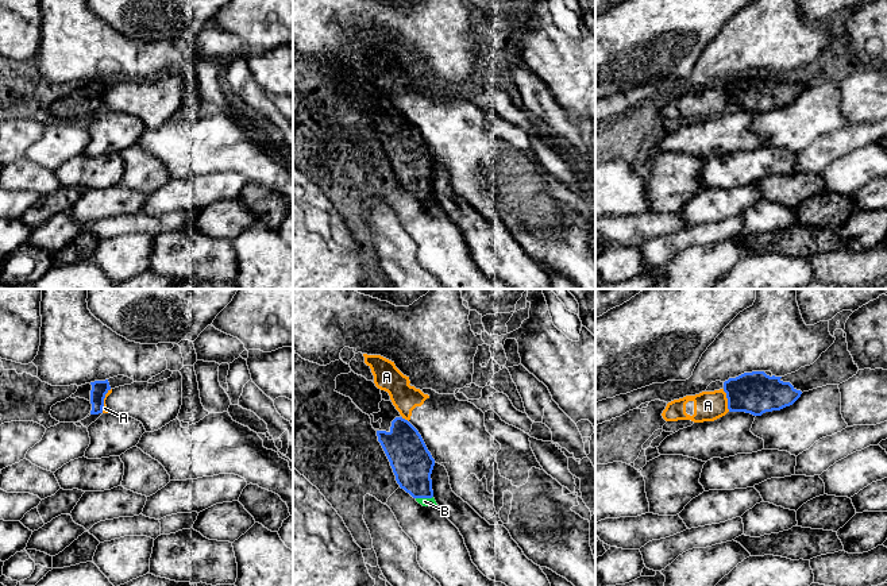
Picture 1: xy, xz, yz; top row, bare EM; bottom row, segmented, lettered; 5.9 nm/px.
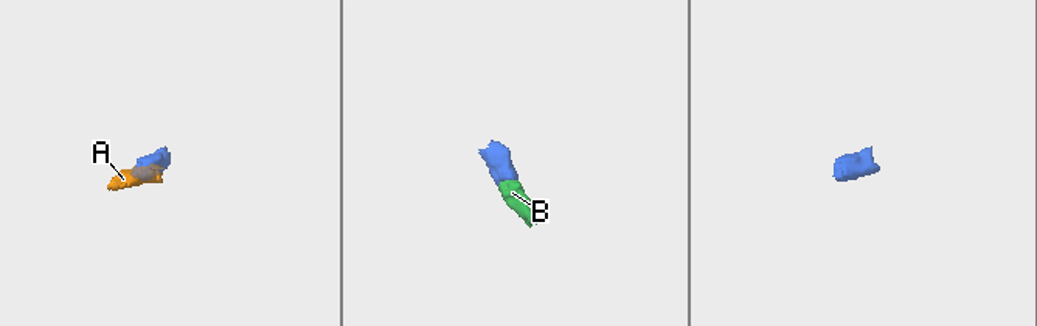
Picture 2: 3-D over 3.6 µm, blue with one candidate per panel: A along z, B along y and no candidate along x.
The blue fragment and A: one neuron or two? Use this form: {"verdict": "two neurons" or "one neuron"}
{"verdict": "two neurons"}

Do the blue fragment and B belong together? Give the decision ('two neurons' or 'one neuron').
one neuron

